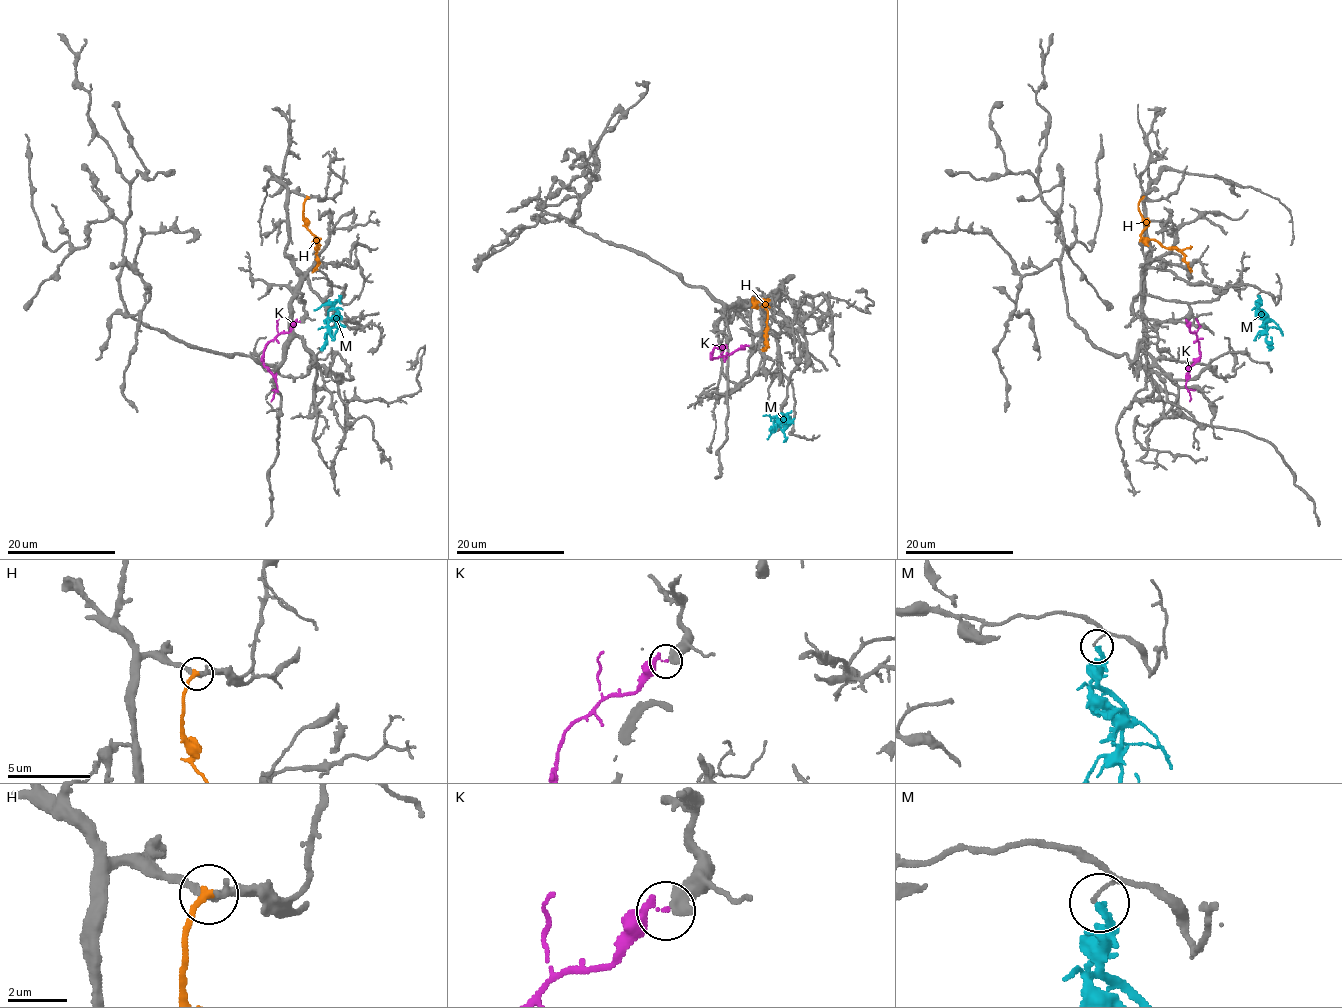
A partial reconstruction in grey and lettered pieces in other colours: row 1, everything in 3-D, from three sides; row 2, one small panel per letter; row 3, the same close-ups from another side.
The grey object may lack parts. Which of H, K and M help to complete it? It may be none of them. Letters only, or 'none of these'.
none of these

